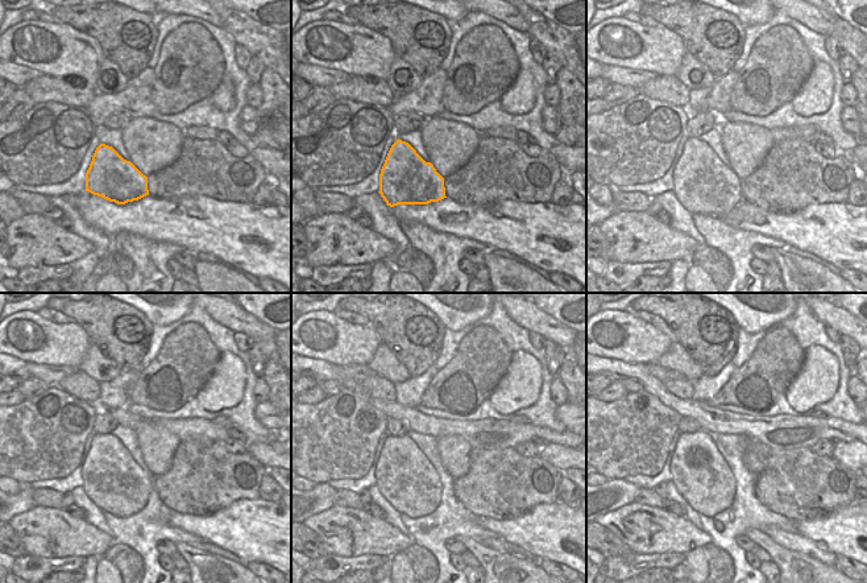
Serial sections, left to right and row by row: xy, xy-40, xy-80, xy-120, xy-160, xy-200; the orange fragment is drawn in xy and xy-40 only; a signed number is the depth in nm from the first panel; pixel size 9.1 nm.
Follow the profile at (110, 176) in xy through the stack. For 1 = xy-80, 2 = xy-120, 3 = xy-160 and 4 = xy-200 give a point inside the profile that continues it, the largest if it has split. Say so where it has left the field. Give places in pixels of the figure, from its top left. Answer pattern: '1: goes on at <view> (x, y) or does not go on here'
1: goes on at xy-80 (704, 185)
2: goes on at xy-120 (112, 480)
3: goes on at xy-160 (405, 476)
4: goes on at xy-200 (702, 478)

